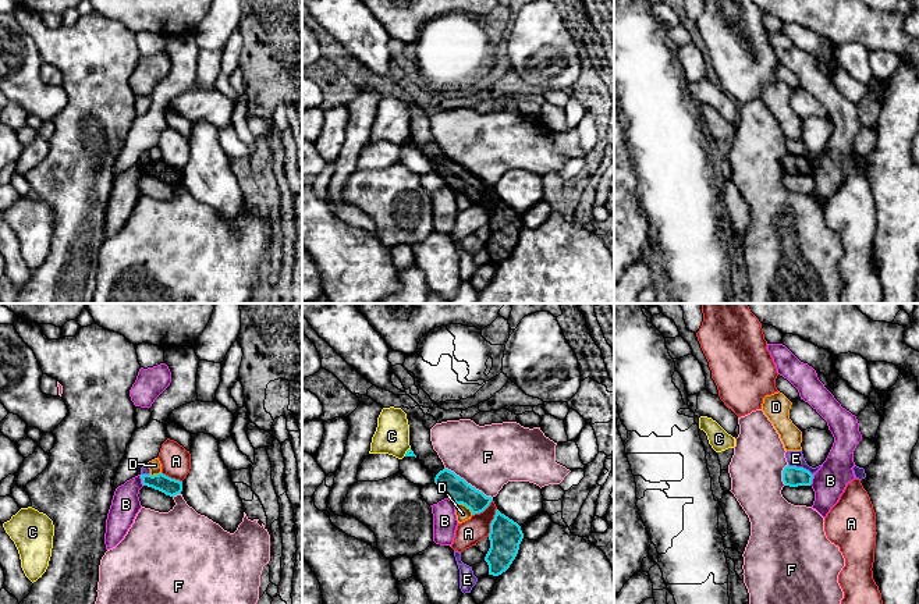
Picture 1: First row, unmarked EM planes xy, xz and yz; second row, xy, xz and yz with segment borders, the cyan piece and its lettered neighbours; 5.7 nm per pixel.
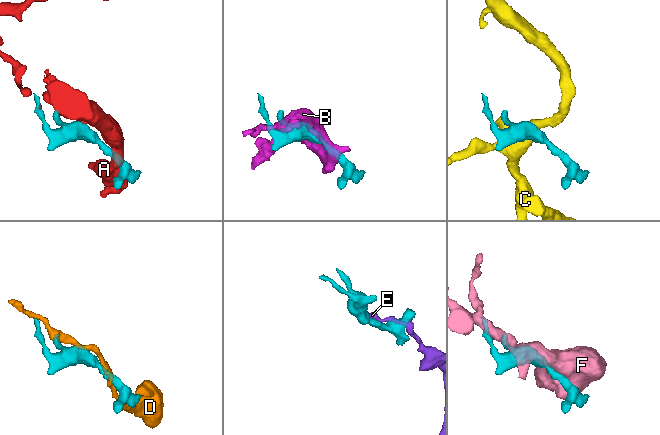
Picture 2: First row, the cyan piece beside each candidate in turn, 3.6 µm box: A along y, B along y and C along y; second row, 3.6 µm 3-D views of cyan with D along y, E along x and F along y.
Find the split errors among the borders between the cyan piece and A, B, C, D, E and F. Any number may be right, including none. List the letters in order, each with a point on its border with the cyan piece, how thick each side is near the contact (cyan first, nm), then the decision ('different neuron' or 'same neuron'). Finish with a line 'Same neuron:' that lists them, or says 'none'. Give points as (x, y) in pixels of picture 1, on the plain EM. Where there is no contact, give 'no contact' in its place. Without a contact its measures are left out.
A: meets cyan in xz at (492, 210); 190 nm thick on the cyan side, 150 nm on the other; different neuron
B: meets cyan in xy at (142, 169); 100 nm thick on the cyan side, 170 nm on the other; different neuron
C: meets cyan in xz at (407, 141); 50 nm thick on the cyan side, 200 nm on the other; different neuron
D: meets cyan in xz at (465, 194); 140 nm thick on the cyan side, 80 nm on the other; different neuron
E: meets cyan in yz at (801, 156); 120 nm thick on the cyan side, 100 nm on the other; different neuron
F: meets cyan in xz at (467, 171); 140 nm thick on the cyan side, 380 nm on the other; different neuron
Same neuron: none

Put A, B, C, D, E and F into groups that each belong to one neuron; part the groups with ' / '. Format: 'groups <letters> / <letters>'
groups A / B / C / D / E / F

